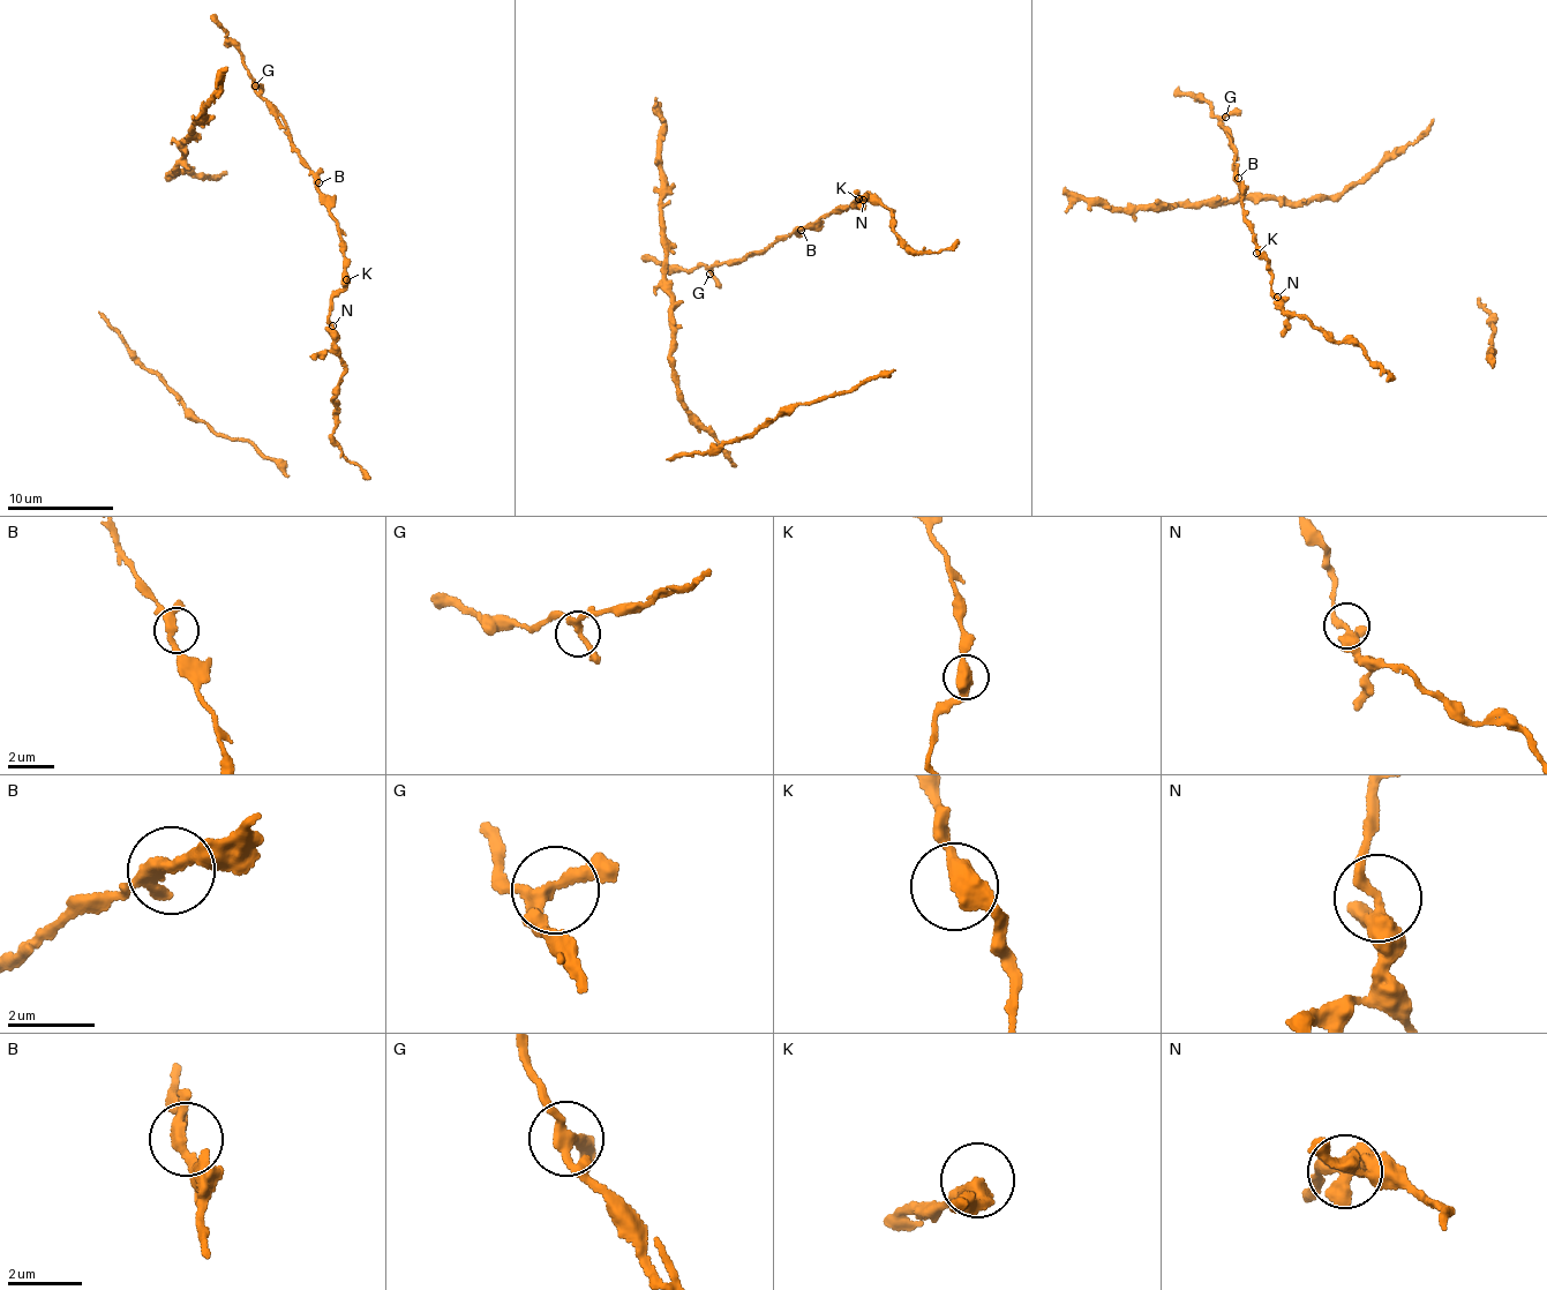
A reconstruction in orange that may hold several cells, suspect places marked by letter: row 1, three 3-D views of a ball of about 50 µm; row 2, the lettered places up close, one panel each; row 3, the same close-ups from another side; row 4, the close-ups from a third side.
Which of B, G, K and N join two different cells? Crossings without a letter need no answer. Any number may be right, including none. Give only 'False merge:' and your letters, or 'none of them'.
False merge: none of them

